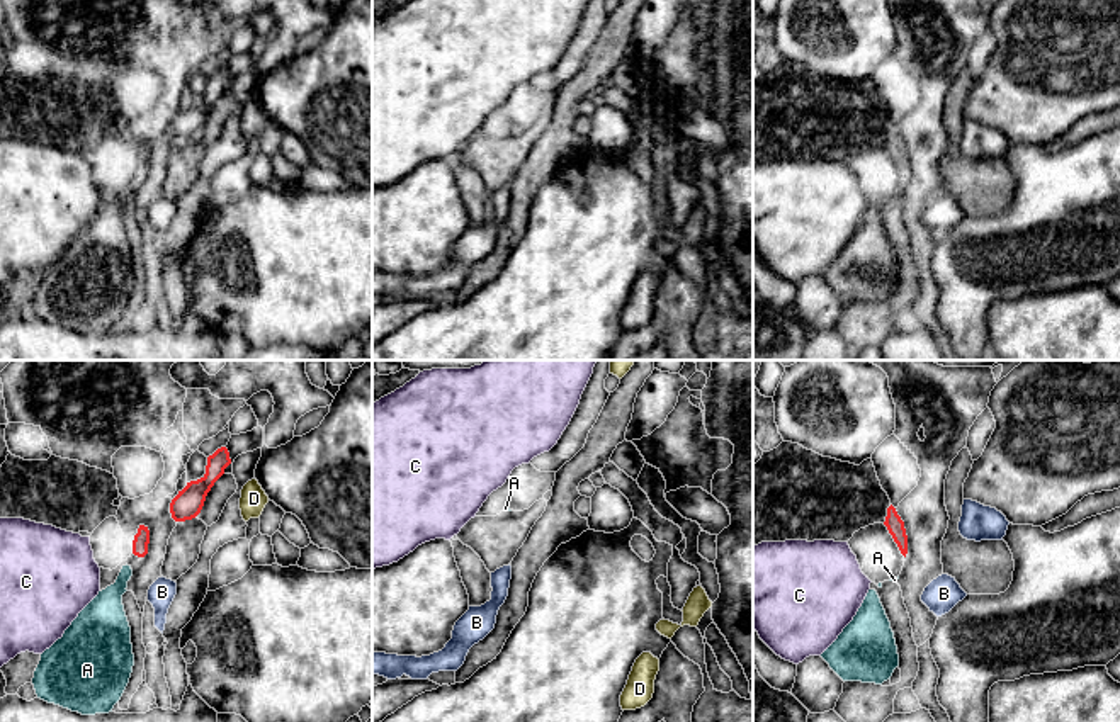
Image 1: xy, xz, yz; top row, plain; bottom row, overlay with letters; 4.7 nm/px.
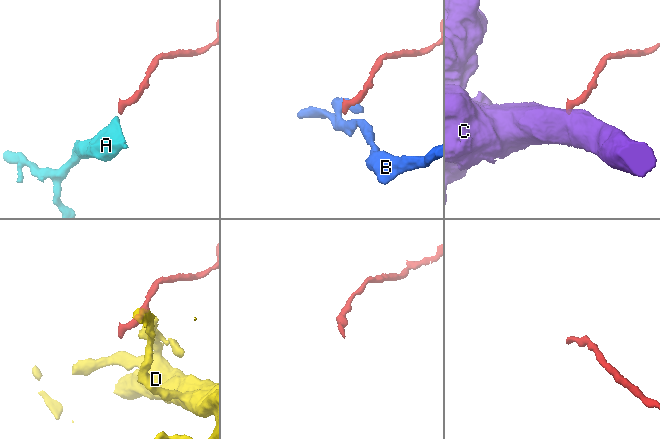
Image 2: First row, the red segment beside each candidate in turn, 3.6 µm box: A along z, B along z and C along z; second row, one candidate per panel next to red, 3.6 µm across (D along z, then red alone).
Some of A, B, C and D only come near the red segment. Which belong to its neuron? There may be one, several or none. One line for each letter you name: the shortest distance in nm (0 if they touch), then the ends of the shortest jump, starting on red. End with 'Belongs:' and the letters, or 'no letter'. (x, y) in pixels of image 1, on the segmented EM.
A: 60 nm apart; from red across xy (135, 554), (130, 566)
Belongs: A

